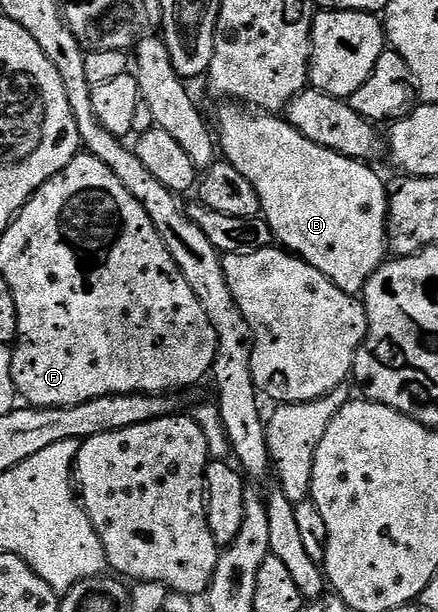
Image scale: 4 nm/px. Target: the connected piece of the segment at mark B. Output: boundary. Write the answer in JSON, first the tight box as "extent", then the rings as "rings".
{"extent":[216,101,388,296],"rings":[[[230,101],[218,111],[216,123],[216,143],[224,154],[225,162],[244,173],[256,189],[262,206],[260,215],[272,229],[275,240],[285,250],[295,254],[312,265],[324,277],[332,281],[344,294],[361,296],[366,283],[376,273],[376,269],[387,262],[388,240],[386,218],[388,217],[387,184],[369,166],[369,162],[350,159],[327,147],[308,141],[287,121],[274,113],[263,113],[251,109],[238,101]]]}

